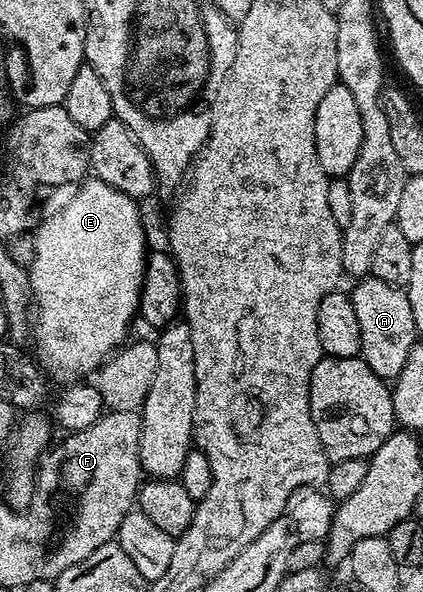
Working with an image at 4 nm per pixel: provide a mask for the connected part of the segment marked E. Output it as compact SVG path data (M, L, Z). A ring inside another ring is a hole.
M94 175L65 193L68 194L49 207L44 222L42 219L34 230L34 261L27 267L34 306L30 337L33 342L36 340L34 357L39 368L53 382L76 383L87 378L87 373L95 374L125 344L128 324L138 317L144 262L150 245L144 242L144 221L136 206L137 198L110 187L110 183L102 183Z

